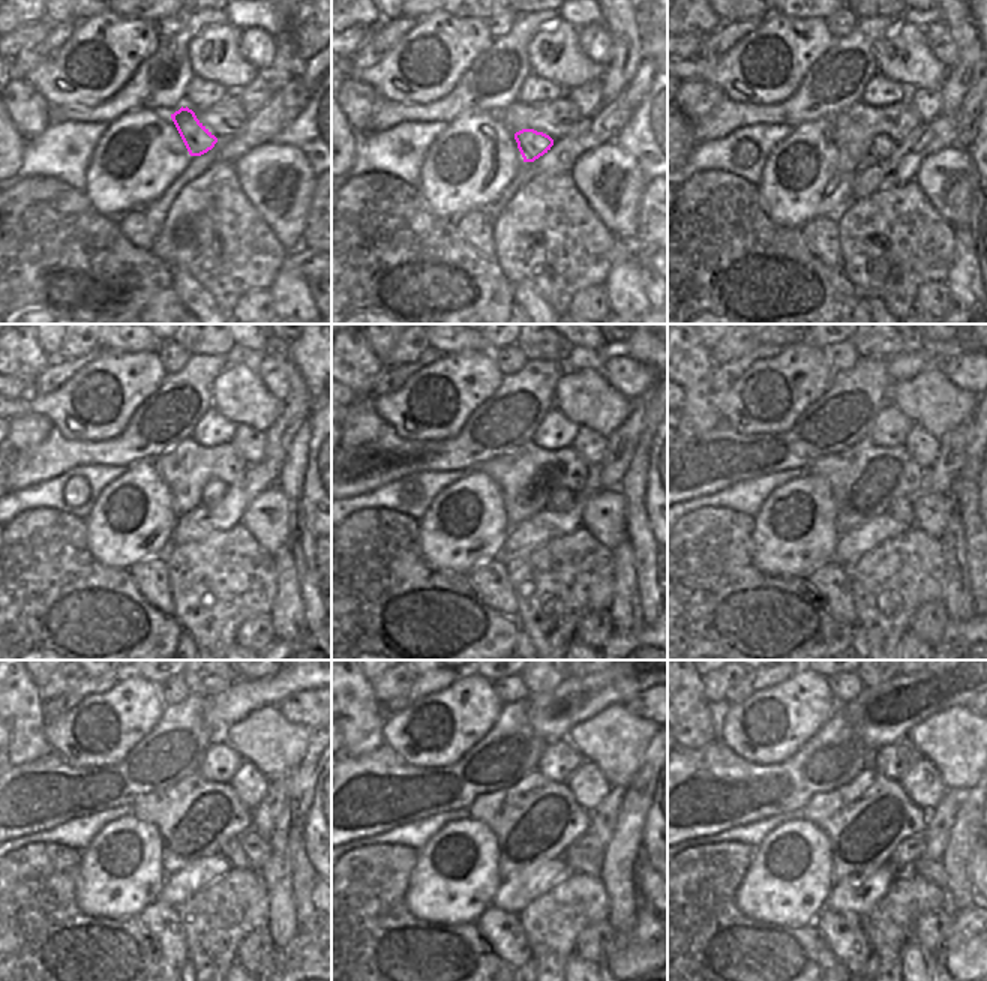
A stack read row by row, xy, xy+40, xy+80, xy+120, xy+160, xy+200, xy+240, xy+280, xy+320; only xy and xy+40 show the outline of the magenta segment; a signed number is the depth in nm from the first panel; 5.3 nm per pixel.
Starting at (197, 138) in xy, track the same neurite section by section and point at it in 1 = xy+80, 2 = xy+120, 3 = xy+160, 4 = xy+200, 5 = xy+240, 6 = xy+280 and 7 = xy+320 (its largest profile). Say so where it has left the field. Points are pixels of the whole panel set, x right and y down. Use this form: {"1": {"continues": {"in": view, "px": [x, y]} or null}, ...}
{"1": {"continues": {"in": "xy+80", "px": [882, 146]}}, "2": {"continues": {"in": "xy+120", "px": [213, 491]}}, "3": {"continues": {"in": "xy+160", "px": [561, 500]}}, "4": {"continues": {"in": "xy+200", "px": [900, 510]}}, "5": {"continues": {"in": "xy+240", "px": [231, 851]}}, "6": {"continues": {"in": "xy+280", "px": [576, 863]}}, "7": {"continues": {"in": "xy+320", "px": [932, 870]}}}

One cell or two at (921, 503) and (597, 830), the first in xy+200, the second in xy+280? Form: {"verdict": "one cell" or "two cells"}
{"verdict": "two cells"}

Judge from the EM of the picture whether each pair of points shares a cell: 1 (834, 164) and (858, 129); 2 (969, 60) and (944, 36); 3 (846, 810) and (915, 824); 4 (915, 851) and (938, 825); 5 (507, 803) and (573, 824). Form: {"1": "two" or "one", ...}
{"1": "two", "2": "two", "3": "one", "4": "two", "5": "one"}

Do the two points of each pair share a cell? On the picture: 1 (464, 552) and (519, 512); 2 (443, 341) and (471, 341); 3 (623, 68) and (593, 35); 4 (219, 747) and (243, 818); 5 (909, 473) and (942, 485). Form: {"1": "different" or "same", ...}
{"1": "different", "2": "same", "3": "different", "4": "different", "5": "different"}

